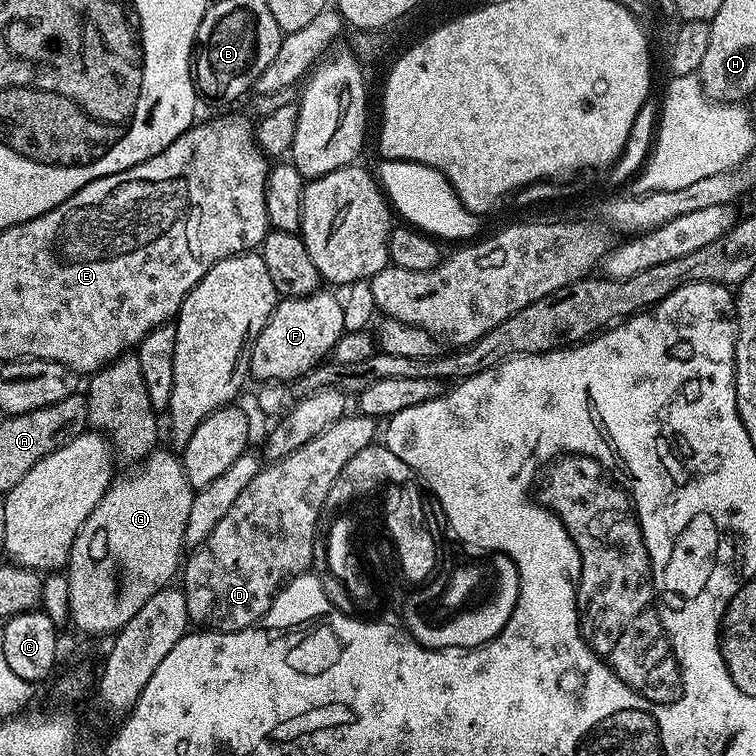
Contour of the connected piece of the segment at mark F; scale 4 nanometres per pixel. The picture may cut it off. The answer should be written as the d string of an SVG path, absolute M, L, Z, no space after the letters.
M317 290L307 296L290 296L281 299L266 322L262 334L252 344L250 372L260 382L294 382L300 376L327 361L333 348L345 333L342 322L342 300L332 292Z

